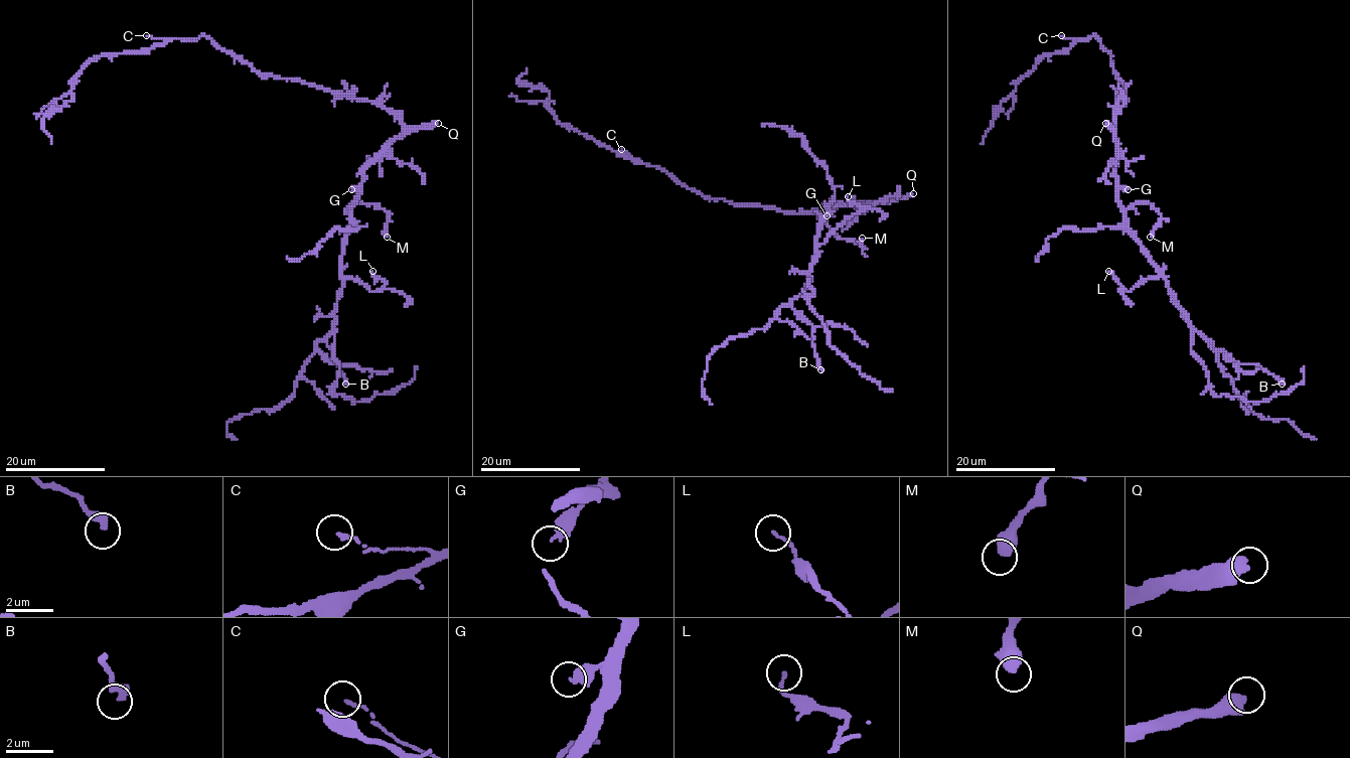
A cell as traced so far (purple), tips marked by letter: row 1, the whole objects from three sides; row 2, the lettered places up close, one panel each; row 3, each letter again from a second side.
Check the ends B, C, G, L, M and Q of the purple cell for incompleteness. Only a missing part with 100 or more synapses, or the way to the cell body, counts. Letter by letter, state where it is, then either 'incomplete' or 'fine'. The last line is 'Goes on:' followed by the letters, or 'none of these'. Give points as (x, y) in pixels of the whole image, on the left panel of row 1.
B: place (345, 384); fine
C: place (146, 35); fine
G: place (351, 189); fine
L: place (372, 271); fine
M: place (387, 237); fine
Q: place (438, 123); incomplete
Goes on: Q

